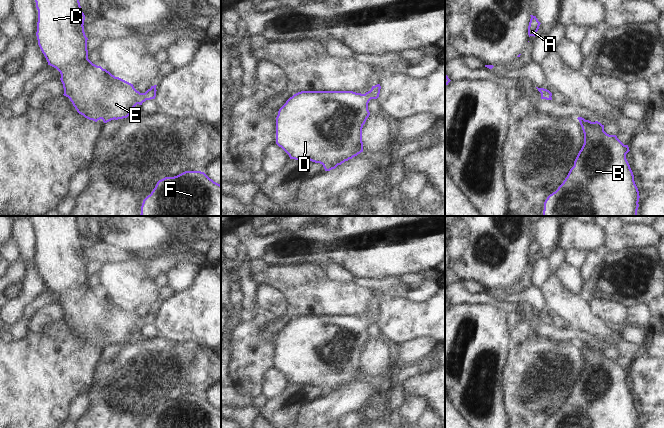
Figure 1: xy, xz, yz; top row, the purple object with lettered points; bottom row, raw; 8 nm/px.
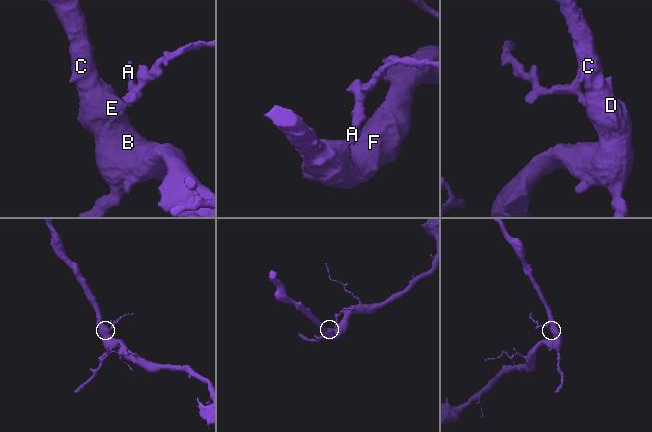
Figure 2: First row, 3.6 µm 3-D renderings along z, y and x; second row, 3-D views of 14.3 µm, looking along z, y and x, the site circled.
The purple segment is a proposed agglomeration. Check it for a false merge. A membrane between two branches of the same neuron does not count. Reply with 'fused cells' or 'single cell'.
single cell

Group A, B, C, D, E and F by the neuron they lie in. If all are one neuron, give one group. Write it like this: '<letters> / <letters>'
A B C D E F

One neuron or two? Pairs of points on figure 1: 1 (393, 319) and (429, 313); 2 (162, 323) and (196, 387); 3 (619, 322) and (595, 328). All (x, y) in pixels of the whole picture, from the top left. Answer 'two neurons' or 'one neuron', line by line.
1: one neuron
2: two neurons
3: two neurons

